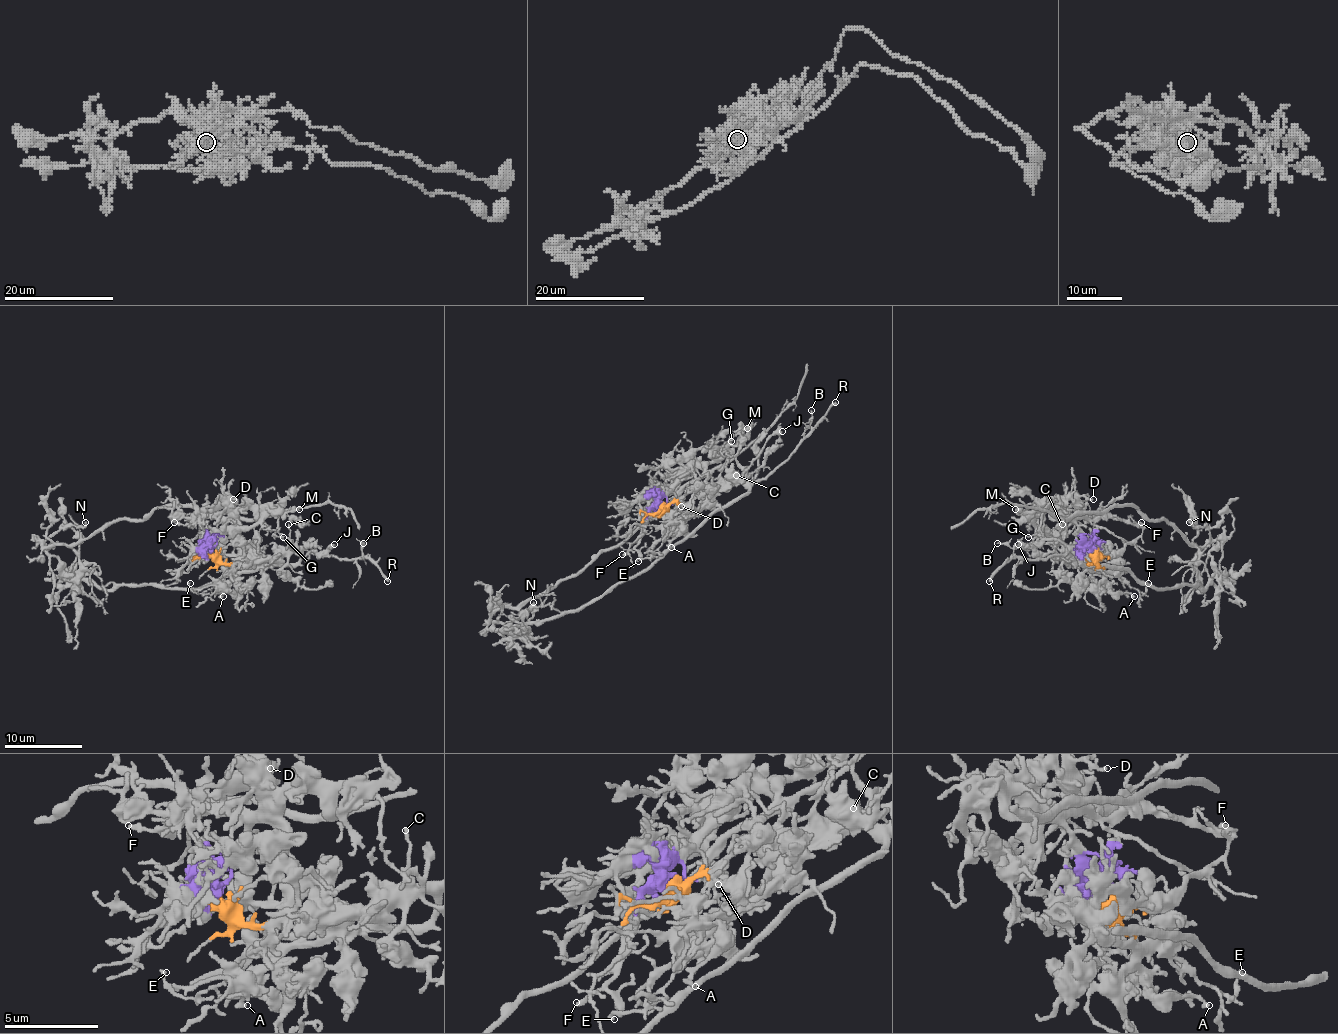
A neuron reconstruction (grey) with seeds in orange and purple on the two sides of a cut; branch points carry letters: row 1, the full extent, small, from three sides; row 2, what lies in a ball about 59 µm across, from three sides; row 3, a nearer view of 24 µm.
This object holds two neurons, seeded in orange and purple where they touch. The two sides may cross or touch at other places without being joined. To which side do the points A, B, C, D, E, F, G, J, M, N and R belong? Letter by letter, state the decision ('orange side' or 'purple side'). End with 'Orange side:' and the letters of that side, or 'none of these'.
A: orange side
B: orange side
C: orange side
D: purple side
E: orange side
F: purple side
G: purple side
J: orange side
M: purple side
N: purple side
R: orange side
Orange side: A, B, C, E, J, R

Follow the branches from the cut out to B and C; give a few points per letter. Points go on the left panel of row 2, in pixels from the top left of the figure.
B: (212, 551), (223, 563), (282, 557), (289, 551), (307, 549), (340, 559), (357, 559), (363, 555), (363, 543)
C: (212, 551), (223, 563), (272, 557), (289, 539), (287, 524)

